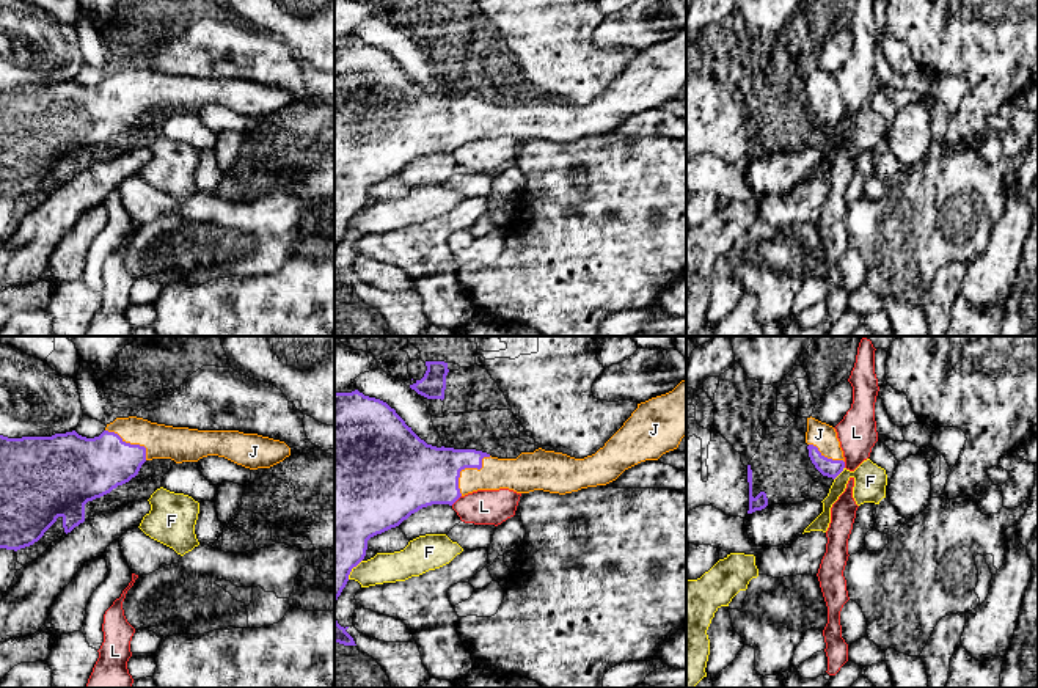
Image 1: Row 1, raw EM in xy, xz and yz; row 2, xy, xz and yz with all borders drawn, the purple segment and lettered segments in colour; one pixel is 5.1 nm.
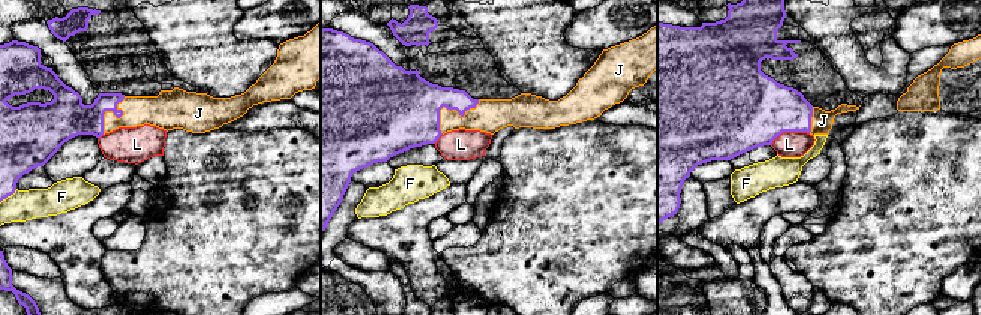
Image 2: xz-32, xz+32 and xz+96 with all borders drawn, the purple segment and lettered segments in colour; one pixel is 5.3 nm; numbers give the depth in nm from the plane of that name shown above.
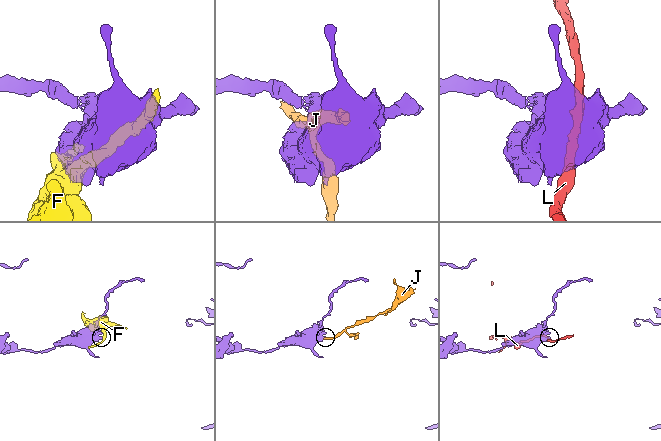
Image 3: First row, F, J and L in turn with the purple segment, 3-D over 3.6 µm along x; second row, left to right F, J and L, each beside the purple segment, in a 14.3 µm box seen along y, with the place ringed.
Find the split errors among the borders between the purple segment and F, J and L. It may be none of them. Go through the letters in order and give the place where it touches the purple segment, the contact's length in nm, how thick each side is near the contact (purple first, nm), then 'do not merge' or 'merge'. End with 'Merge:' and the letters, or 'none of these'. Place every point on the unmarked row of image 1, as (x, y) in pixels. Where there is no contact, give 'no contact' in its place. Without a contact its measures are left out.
F: yz (840, 120) | 90 nm | 90/170 nm | do not merge
J: xz (467, 115) | 260 nm | 320/160 nm | merge
L: xz (456, 148) | 80 nm | 340/180 nm | do not merge
Merge: J

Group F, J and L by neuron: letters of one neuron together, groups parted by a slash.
F / J / L

